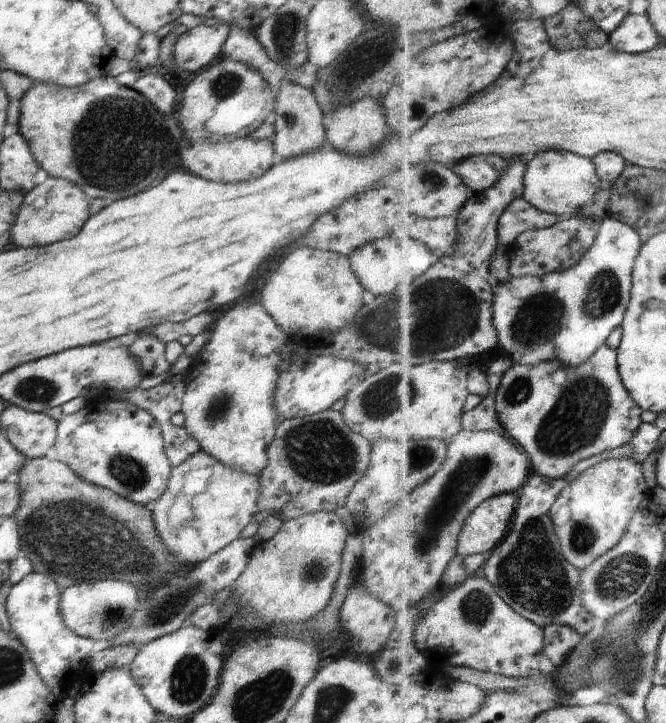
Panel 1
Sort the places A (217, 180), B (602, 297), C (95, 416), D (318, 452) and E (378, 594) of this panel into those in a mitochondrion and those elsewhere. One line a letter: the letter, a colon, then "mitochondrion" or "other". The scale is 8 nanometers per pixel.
A: other
B: mitochondrion
C: other
D: mitochondrion
E: other

